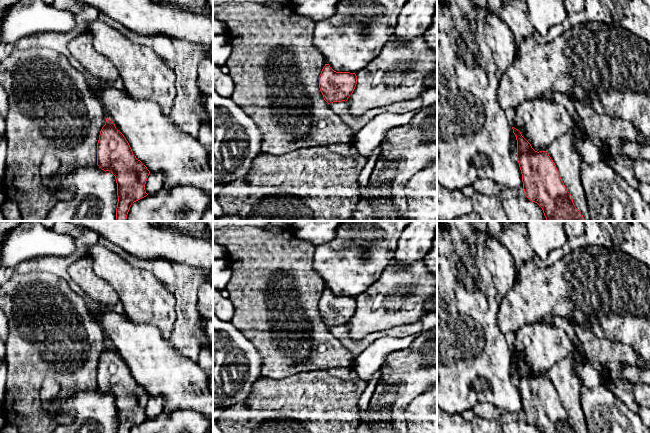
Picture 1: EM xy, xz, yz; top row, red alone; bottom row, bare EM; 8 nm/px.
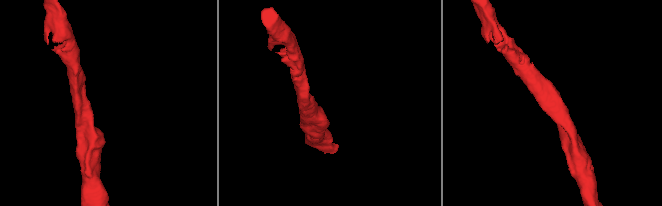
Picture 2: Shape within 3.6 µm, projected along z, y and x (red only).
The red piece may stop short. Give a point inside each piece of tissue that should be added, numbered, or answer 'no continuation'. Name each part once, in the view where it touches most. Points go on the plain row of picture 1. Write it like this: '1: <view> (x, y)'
no continuation

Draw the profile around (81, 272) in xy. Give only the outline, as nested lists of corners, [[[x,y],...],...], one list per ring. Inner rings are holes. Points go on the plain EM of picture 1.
[[[84,257],[75,261],[67,271],[74,283],[104,307],[110,308],[119,302],[115,290],[94,273],[91,259]]]

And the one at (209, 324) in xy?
[[[213,319],[206,322],[205,334],[208,339],[207,347],[213,352]]]

